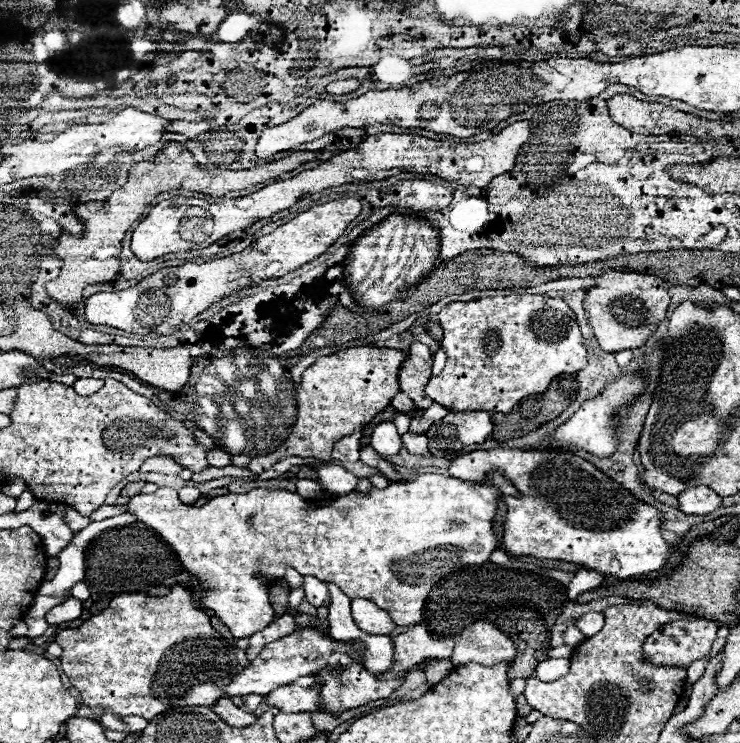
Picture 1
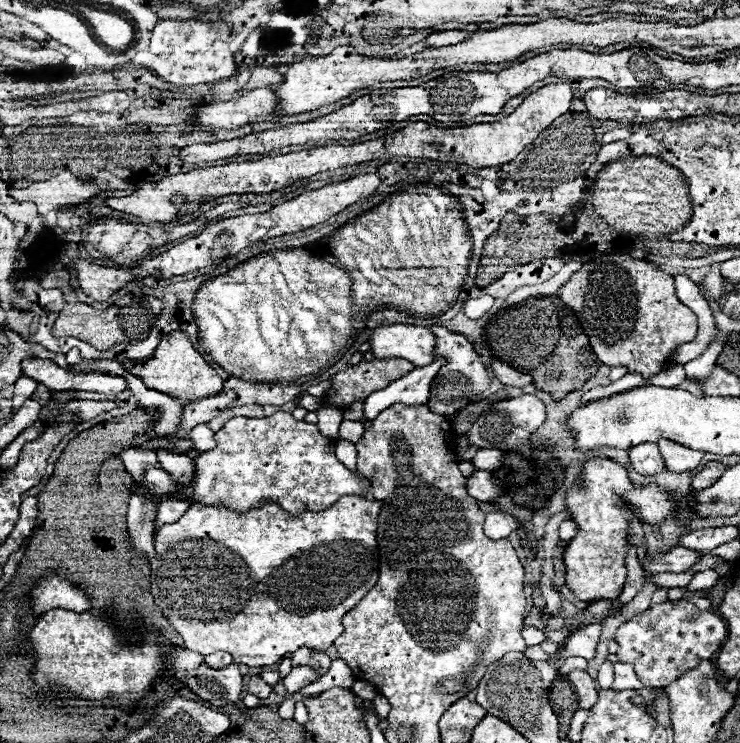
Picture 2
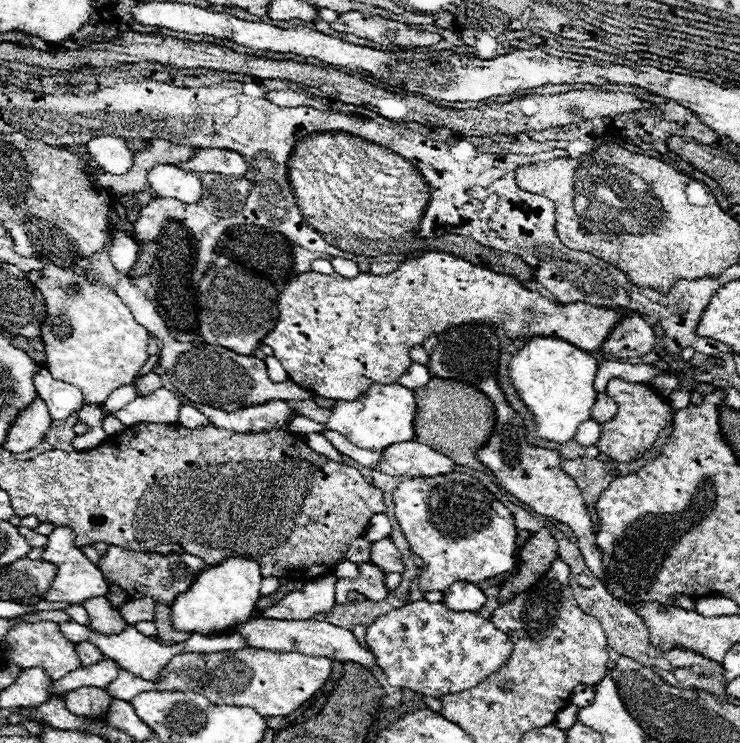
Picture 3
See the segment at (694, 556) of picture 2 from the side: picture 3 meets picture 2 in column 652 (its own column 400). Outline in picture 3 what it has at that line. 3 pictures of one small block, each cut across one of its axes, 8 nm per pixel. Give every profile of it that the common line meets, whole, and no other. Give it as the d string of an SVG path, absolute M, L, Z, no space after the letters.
M382 538L378 542L372 542L370 562L380 566L384 572L400 572L402 574L406 568L396 544L390 538Z

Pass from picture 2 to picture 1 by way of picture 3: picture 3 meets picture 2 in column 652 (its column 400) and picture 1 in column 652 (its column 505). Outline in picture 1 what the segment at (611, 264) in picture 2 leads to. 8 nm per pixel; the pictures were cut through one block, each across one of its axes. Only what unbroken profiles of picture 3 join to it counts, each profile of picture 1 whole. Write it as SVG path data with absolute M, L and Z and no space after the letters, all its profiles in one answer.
M610 270L594 278L596 284L586 290L584 310L594 336L598 338L602 350L620 352L640 348L658 328L670 304L670 294L666 282L658 276L638 274L638 272L618 272Z

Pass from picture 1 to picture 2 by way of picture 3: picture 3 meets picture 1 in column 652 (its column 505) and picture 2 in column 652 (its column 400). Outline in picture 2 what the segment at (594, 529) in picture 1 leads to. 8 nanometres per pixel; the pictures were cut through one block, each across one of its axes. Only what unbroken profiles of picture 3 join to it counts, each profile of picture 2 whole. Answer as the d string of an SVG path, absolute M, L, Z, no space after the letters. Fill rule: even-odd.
M594 456L588 462L582 464L582 476L576 486L572 486L566 492L566 512L570 514L570 520L578 524L576 536L568 542L564 550L564 568L566 568L566 586L572 590L576 600L582 602L594 602L598 598L618 598L622 592L622 586L626 582L626 546L628 546L628 524L632 518L638 518L640 522L650 524L652 528L658 528L668 516L674 514L676 502L672 500L670 492L664 490L658 484L646 484L646 486L634 486L628 478L628 472L622 464L604 458ZM626 506L634 506L636 510L624 510Z

